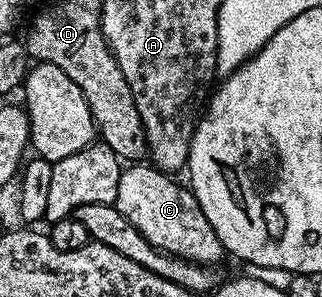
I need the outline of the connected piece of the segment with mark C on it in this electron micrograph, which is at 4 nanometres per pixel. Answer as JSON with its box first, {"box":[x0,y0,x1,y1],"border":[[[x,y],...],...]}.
{"box":[113,164,224,265],"border":[[[131,164],[122,170],[113,205],[152,247],[196,265],[214,265],[224,257],[220,239],[216,231],[212,231],[212,223],[208,223],[204,211],[200,211],[200,203],[193,193],[185,184],[177,185],[174,180],[173,176],[155,169],[153,164]]]}

